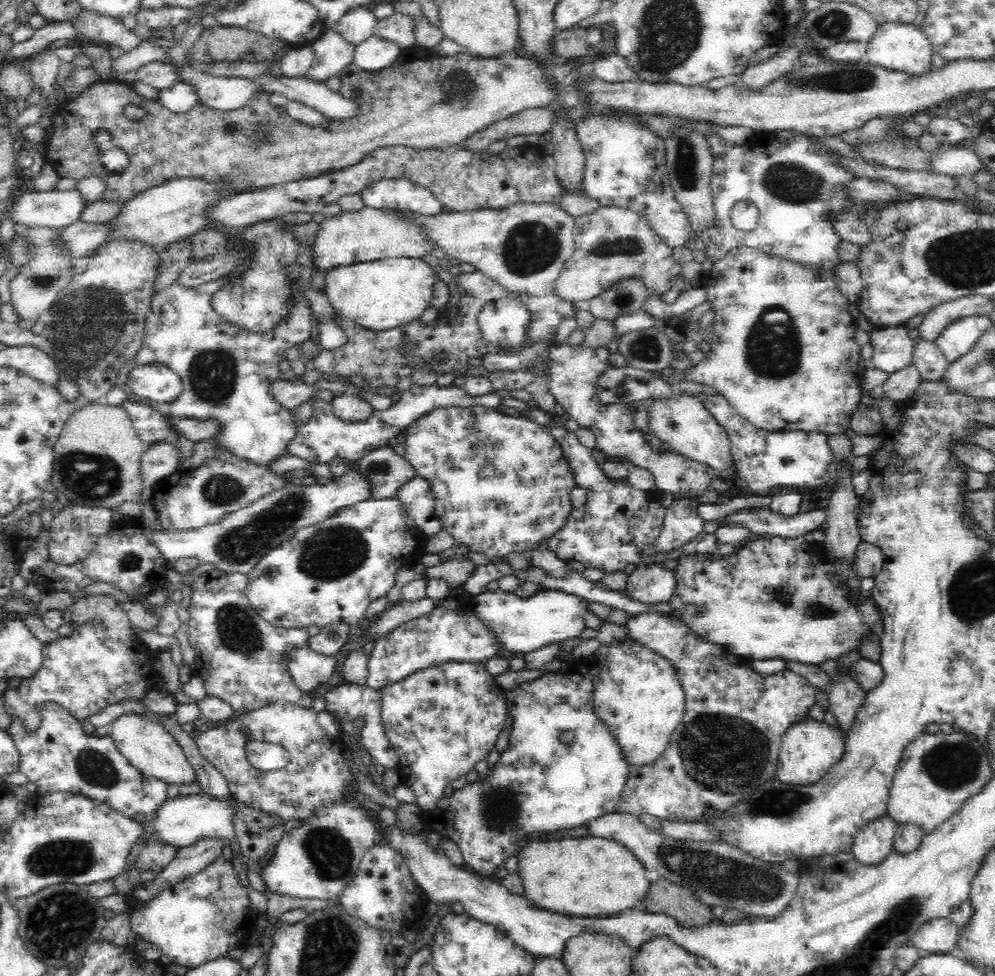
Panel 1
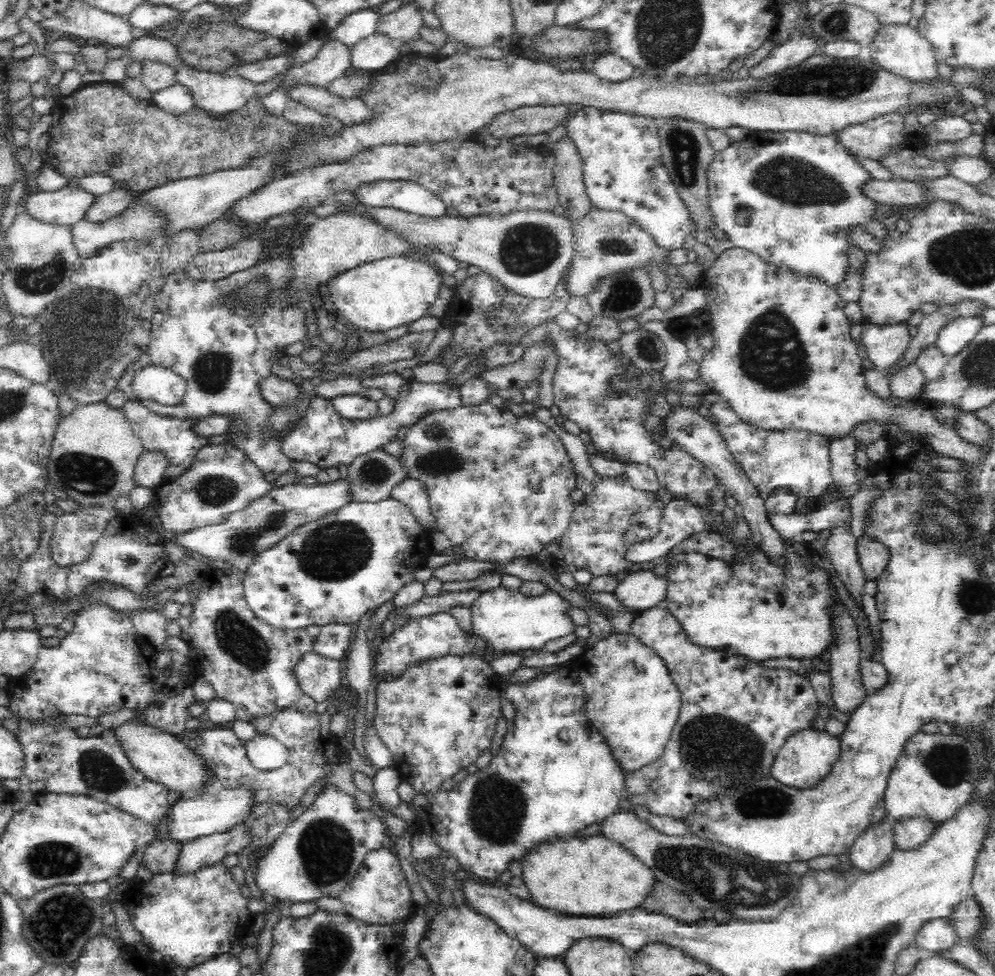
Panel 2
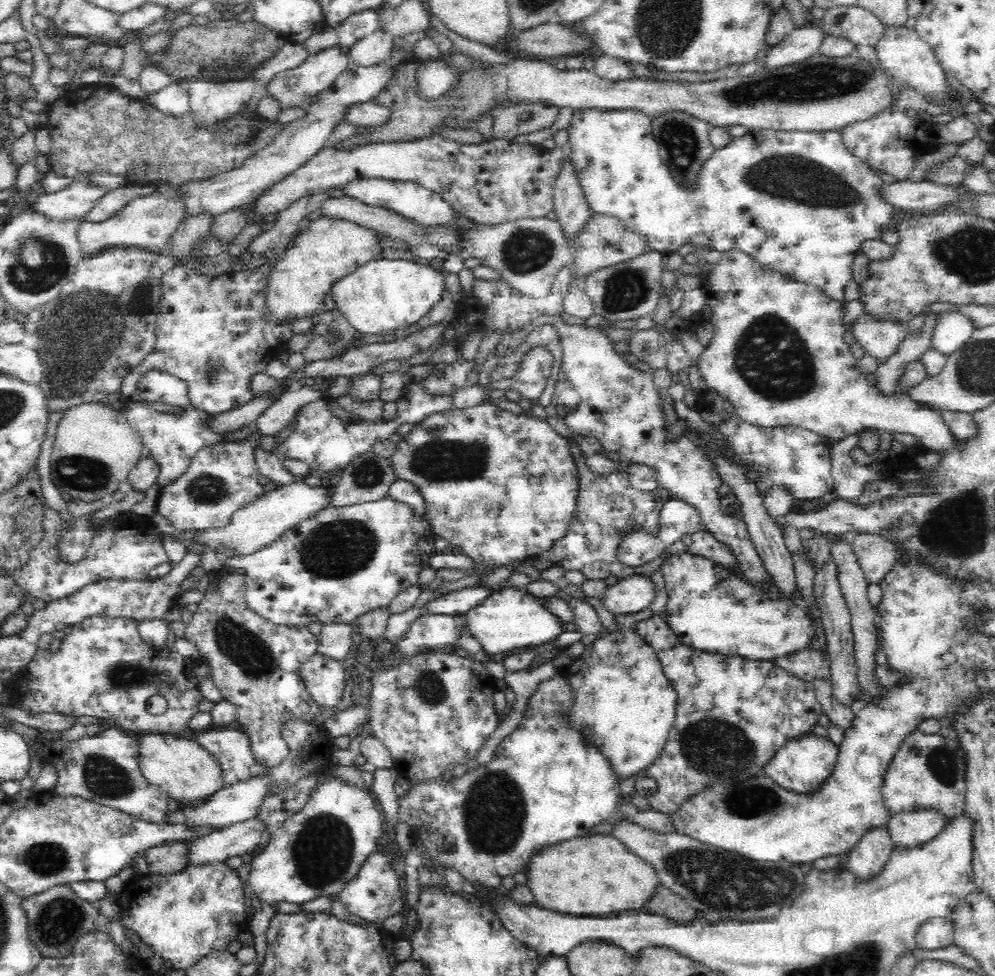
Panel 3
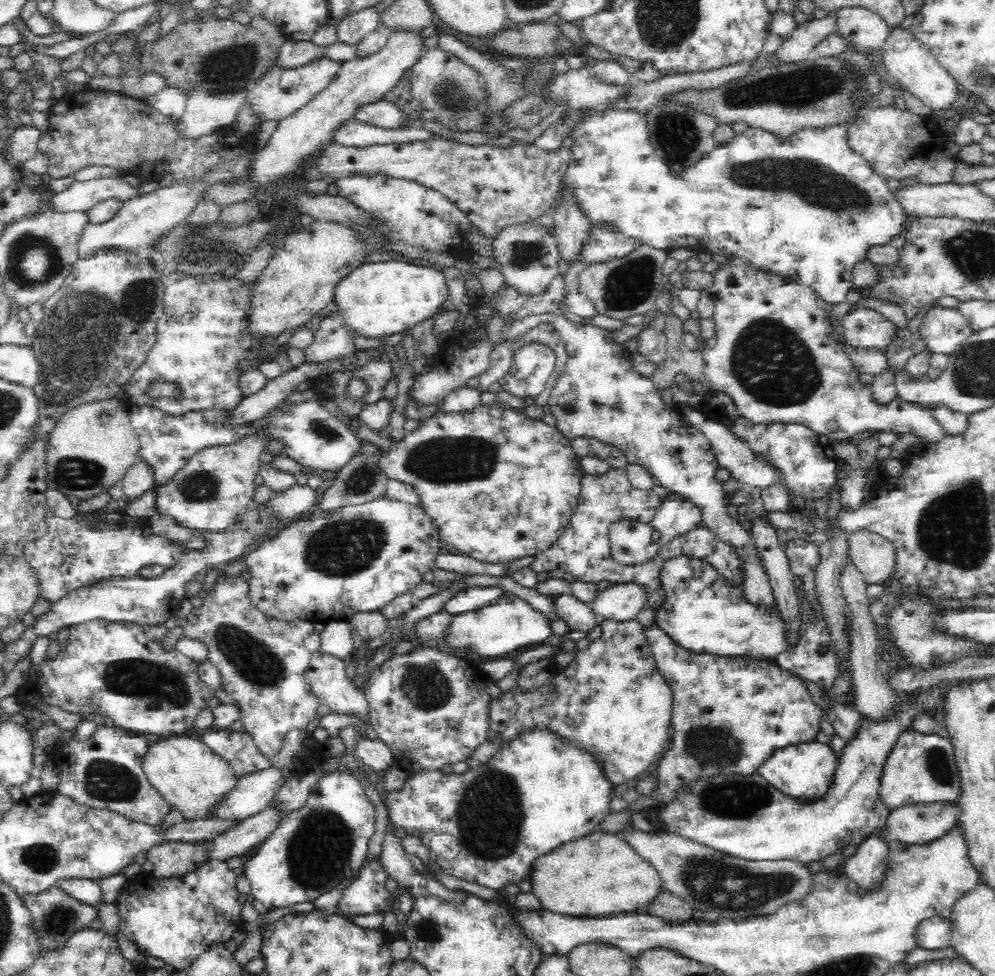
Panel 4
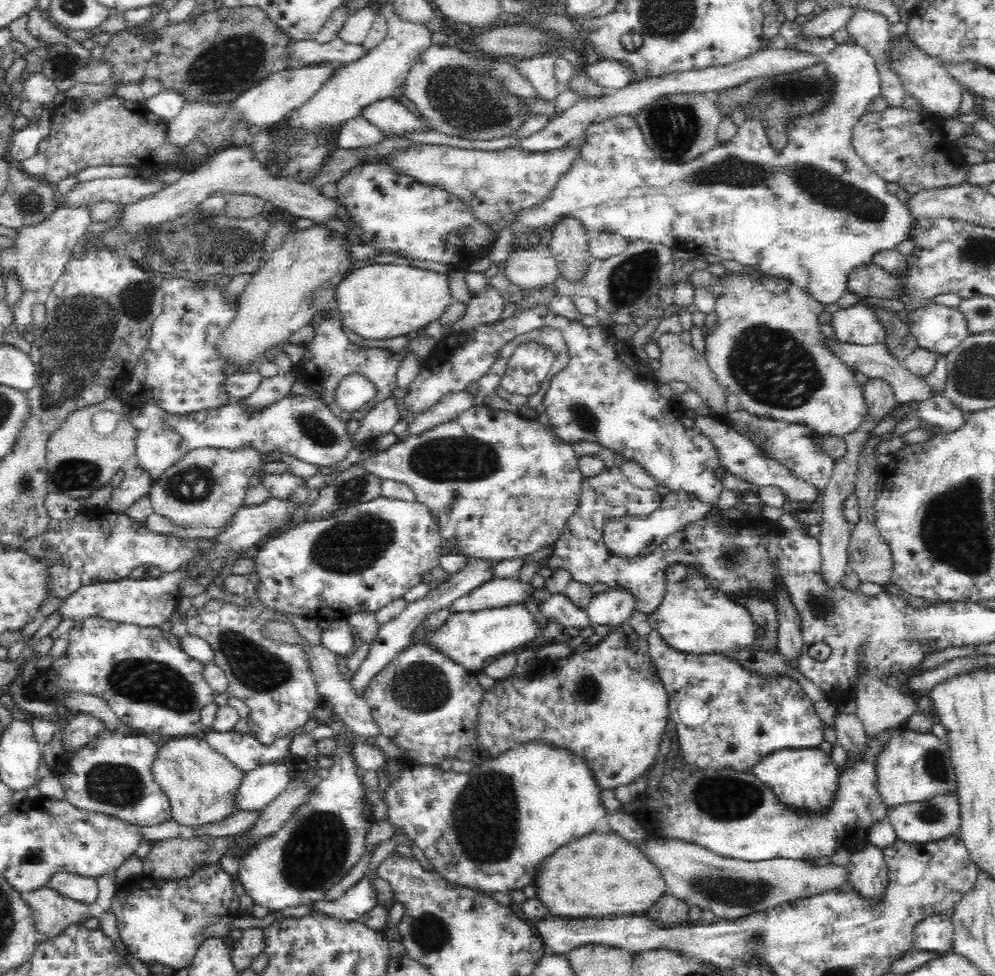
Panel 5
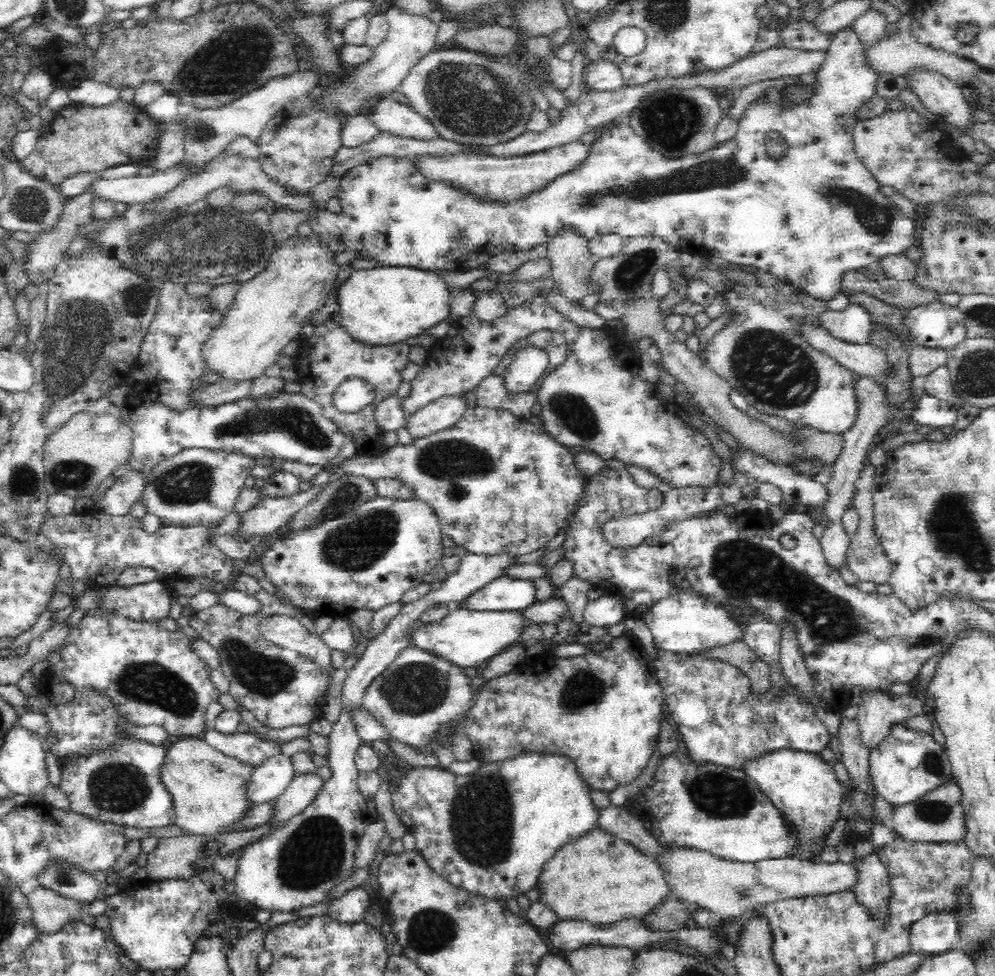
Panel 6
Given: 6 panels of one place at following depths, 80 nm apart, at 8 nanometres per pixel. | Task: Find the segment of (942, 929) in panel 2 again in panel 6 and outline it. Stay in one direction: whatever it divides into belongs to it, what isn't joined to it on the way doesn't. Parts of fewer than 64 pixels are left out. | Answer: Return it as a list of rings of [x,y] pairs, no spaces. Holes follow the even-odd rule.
[[[934,911],[933,913],[928,913],[912,924],[909,945],[913,953],[924,955],[925,957],[943,953],[948,949],[960,949],[958,921],[950,912]]]

